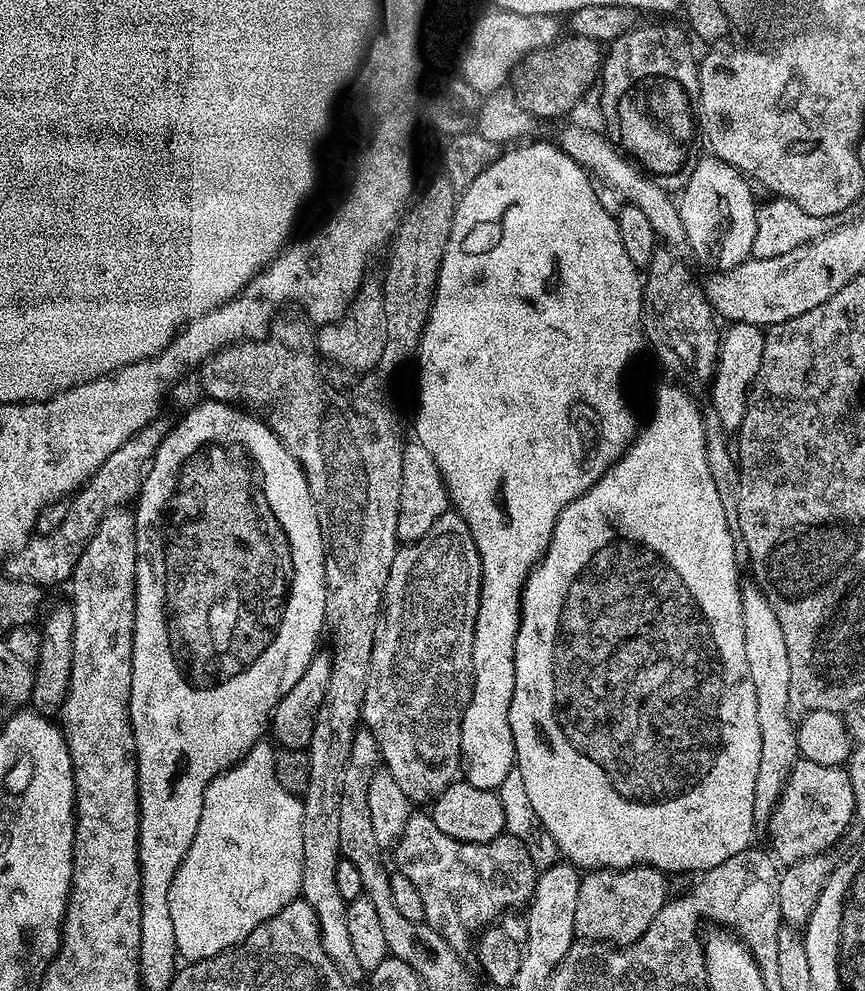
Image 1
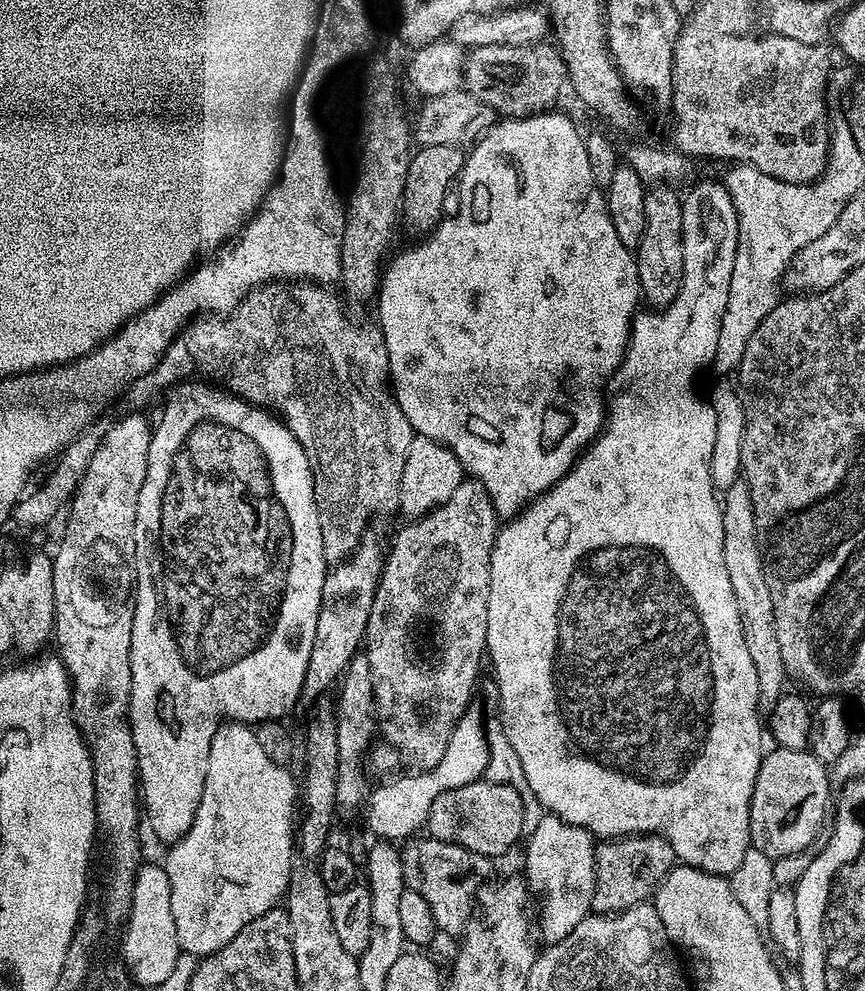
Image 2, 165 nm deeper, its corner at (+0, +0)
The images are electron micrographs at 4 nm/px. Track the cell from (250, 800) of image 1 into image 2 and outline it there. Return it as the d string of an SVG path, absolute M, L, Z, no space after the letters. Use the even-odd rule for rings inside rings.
M225 722L211 733L207 741L210 746L210 758L206 766L206 786L202 790L200 805L196 811L194 822L190 830L183 838L177 840L175 844L167 849L168 857L162 860L162 865L170 882L170 909L174 916L174 924L177 930L177 942L181 953L187 954L193 958L203 958L209 956L212 952L222 950L226 942L230 942L239 934L243 928L250 926L254 918L262 918L270 909L277 907L285 899L288 891L288 879L292 873L294 857L292 857L292 848L294 852L294 820L292 824L292 807L298 804L298 784L292 781L292 776L288 773L289 769L283 764L270 762L266 758L262 746L258 746L258 738L255 731L247 723Z

